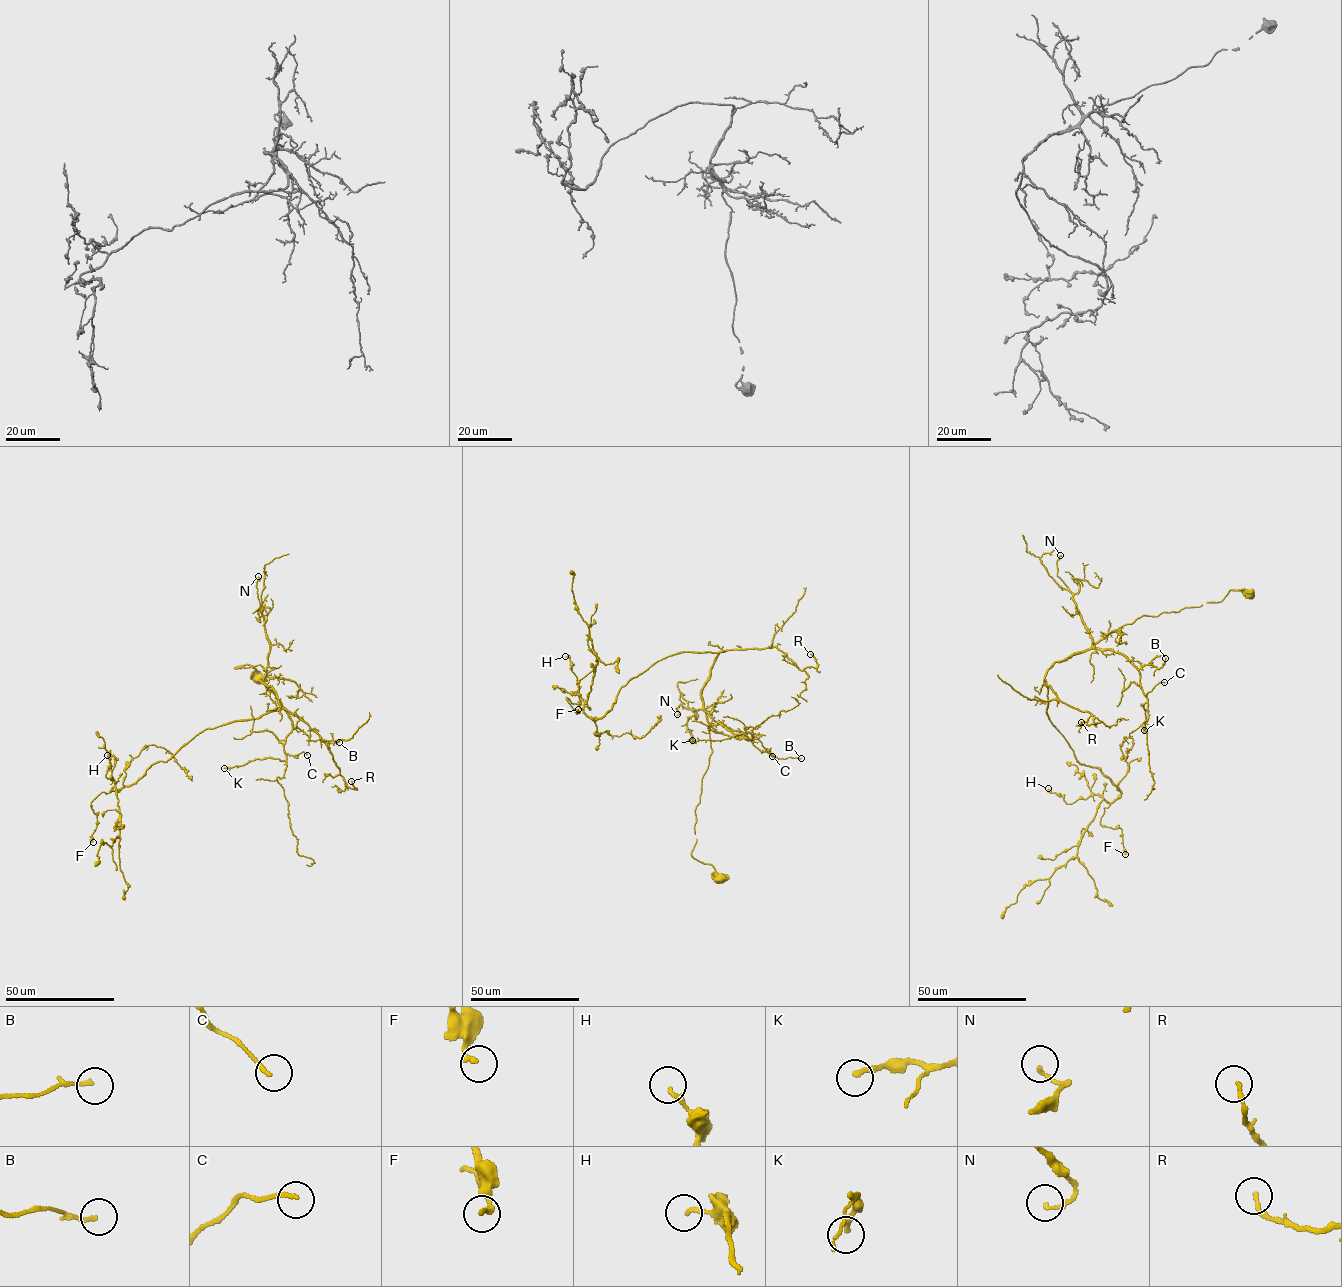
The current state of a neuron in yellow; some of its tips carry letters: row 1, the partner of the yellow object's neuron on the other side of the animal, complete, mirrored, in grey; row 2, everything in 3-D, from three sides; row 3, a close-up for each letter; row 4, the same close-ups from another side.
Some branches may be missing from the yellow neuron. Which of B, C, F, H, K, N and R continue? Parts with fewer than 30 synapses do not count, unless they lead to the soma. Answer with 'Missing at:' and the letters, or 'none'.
Missing at: none

